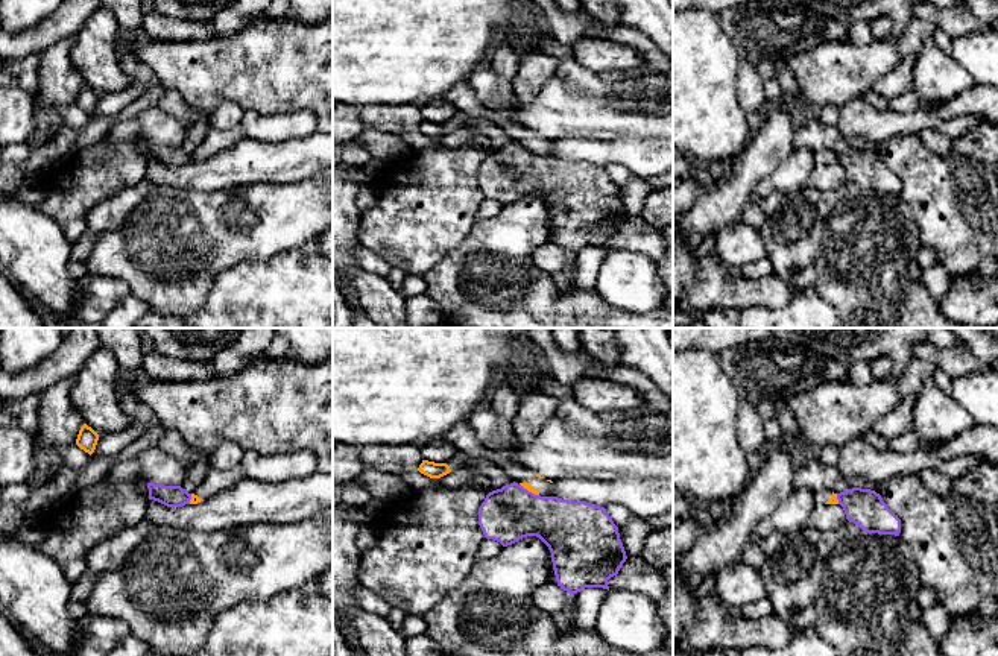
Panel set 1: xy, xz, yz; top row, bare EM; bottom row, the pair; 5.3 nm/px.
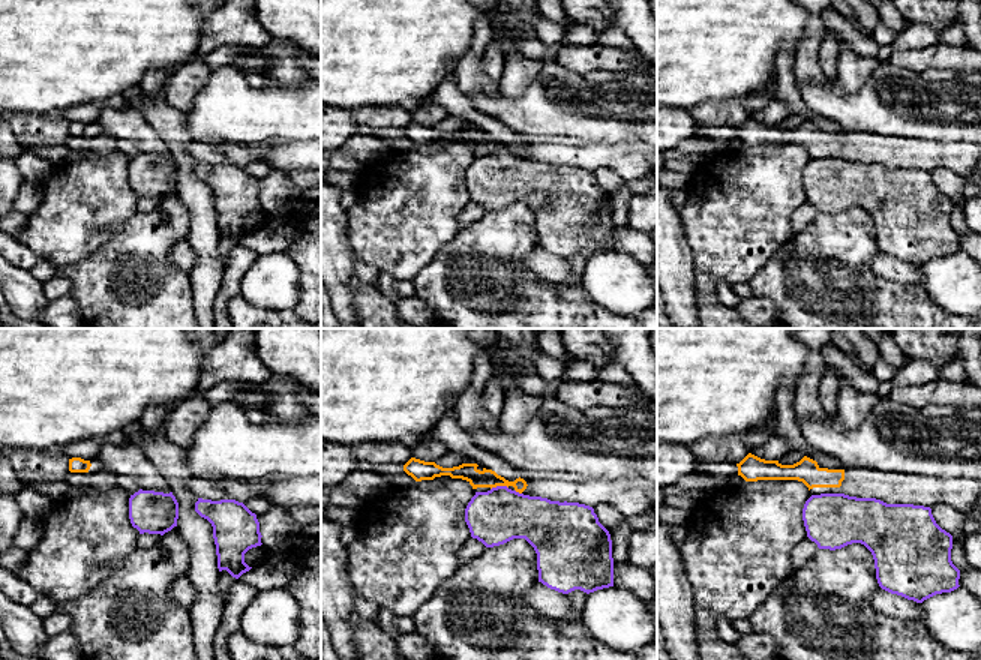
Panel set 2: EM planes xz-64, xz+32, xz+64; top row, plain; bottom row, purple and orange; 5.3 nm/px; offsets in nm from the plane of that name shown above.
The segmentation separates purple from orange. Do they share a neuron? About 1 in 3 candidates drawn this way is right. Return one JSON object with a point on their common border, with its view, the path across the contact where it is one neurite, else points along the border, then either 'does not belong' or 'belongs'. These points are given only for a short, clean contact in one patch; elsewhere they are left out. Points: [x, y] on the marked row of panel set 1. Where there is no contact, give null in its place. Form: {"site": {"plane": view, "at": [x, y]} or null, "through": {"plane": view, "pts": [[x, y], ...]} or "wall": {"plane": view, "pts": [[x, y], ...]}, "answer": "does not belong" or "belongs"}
{"site": {"plane": "xz", "at": [527, 491]}, "wall": {"plane": "xz", "pts": [[520, 483], [538, 495]]}, "answer": "does not belong"}

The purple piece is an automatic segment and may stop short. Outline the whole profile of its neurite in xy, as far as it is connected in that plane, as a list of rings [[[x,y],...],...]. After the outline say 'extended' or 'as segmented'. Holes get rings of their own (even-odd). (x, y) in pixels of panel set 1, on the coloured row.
[[[147,483],[149,500],[158,501],[167,507],[182,507],[190,504],[191,494],[181,486],[164,486]]]; as segmented

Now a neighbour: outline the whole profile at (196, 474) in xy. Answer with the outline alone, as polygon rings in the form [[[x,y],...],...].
[[[194,463],[185,474],[185,478],[181,484],[188,494],[193,494],[207,478],[211,471],[210,463]]]

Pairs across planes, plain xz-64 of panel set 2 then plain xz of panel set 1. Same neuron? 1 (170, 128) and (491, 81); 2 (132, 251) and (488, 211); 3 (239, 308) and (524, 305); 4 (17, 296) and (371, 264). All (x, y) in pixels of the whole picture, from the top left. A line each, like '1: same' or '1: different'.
1: same
2: different
3: same
4: different

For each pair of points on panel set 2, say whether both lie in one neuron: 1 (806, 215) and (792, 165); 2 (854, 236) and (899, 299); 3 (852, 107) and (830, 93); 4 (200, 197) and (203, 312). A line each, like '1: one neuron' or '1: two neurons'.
1: two neurons
2: one neuron
3: one neuron
4: one neuron

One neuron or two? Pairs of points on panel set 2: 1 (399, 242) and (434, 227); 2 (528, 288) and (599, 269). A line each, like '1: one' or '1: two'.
1: one
2: two

